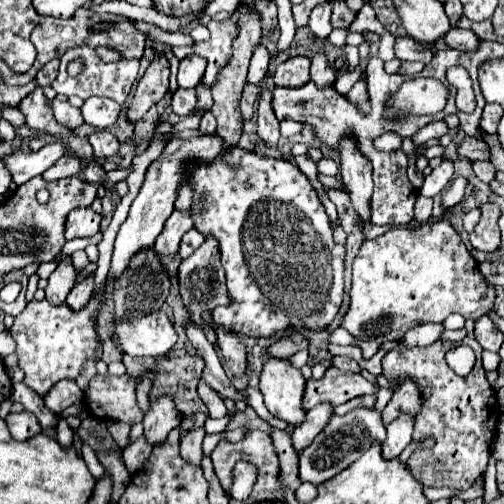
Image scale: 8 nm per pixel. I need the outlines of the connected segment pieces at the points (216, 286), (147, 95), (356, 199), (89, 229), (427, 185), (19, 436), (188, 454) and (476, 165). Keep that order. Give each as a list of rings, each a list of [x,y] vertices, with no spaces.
[[[206,236],[206,240],[202,242],[202,246],[190,258],[186,258],[180,264],[178,278],[180,278],[180,294],[182,294],[184,306],[192,314],[192,318],[198,320],[198,324],[204,324],[202,310],[212,310],[216,306],[230,304],[228,290],[226,290],[224,268],[220,264],[220,256],[218,256],[218,240],[214,240],[212,236]]]
[[[164,56],[148,66],[144,76],[138,80],[136,94],[126,112],[126,120],[130,124],[136,124],[150,110],[150,106],[154,106],[164,98],[164,94],[168,92],[168,78],[170,78],[170,66]]]
[[[346,136],[340,148],[340,174],[350,190],[352,206],[362,220],[370,220],[370,196],[372,196],[372,164],[358,152],[358,144]]]
[[[78,208],[66,216],[66,240],[72,238],[86,238],[100,232],[102,216],[96,214],[92,208]]]
[[[444,160],[438,168],[432,170],[430,176],[426,176],[424,186],[420,188],[420,194],[424,194],[424,196],[436,196],[436,194],[440,194],[448,186],[448,182],[452,180],[452,174],[454,174],[452,162]]]
[[[18,412],[18,414],[8,414],[6,418],[6,424],[8,424],[8,430],[12,434],[14,440],[28,440],[30,436],[36,436],[42,432],[38,420],[30,414],[30,412]]]
[[[192,428],[192,430],[182,438],[182,442],[180,442],[180,452],[182,452],[182,456],[184,456],[188,462],[196,464],[196,466],[200,466],[200,460],[202,460],[202,440],[204,440],[204,436],[206,436],[206,430],[204,430],[204,428]]]
[[[476,160],[476,162],[472,162],[472,170],[474,170],[474,174],[482,180],[482,182],[490,182],[492,178],[494,178],[494,174],[496,174],[496,168],[492,166],[492,162],[490,160]]]

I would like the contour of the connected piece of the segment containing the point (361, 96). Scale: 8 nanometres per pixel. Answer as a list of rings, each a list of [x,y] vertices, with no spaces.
[[[362,77],[347,93],[346,98],[351,102],[357,104],[362,111],[368,112],[370,110],[367,82]]]

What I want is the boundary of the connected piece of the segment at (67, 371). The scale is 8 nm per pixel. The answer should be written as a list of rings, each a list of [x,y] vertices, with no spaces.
[[[96,294],[90,300],[90,304],[80,312],[72,312],[66,304],[52,306],[46,300],[28,302],[24,312],[20,312],[14,318],[14,324],[10,328],[10,334],[16,340],[16,356],[20,368],[26,372],[24,384],[34,388],[40,396],[46,396],[58,380],[62,378],[76,380],[84,360],[88,356],[94,356],[96,332],[92,316],[98,316],[102,308],[104,308],[104,294]]]

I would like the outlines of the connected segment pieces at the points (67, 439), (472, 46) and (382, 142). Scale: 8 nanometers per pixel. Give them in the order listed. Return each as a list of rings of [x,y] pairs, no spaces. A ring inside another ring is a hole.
[[[62,418],[60,420],[60,428],[56,428],[56,432],[58,432],[58,442],[62,444],[62,446],[70,446],[72,444],[72,430],[70,430],[70,426],[66,424],[66,420]]]
[[[454,28],[444,36],[444,42],[448,48],[456,48],[456,50],[476,50],[478,48],[478,36],[472,30],[462,30],[462,28]]]
[[[388,132],[375,139],[373,144],[377,150],[392,152],[392,150],[400,148],[402,138],[398,134],[394,134],[394,132]]]

